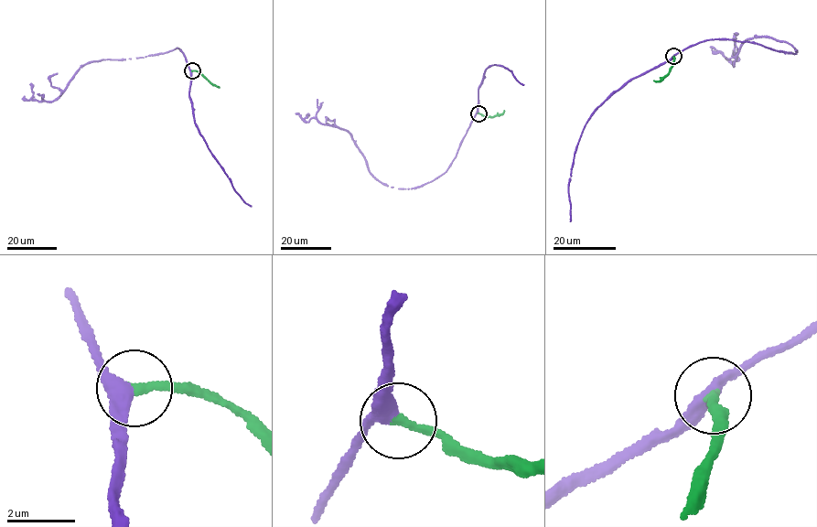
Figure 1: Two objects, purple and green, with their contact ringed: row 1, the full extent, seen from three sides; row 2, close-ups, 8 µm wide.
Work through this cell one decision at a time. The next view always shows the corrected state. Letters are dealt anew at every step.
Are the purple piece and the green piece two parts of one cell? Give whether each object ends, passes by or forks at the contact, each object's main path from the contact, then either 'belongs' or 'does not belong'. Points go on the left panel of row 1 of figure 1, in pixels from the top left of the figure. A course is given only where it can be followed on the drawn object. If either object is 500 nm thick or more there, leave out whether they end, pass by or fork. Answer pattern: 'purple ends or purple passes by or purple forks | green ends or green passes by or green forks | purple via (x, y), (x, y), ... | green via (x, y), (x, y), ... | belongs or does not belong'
purple passes by | green ends | purple via (192, 70), (177, 48), (136, 59), (87, 63), (80, 68), (65, 91), (51, 102), (32, 99), (30, 83) | green via (192, 70), (198, 71), (219, 87) | belongs

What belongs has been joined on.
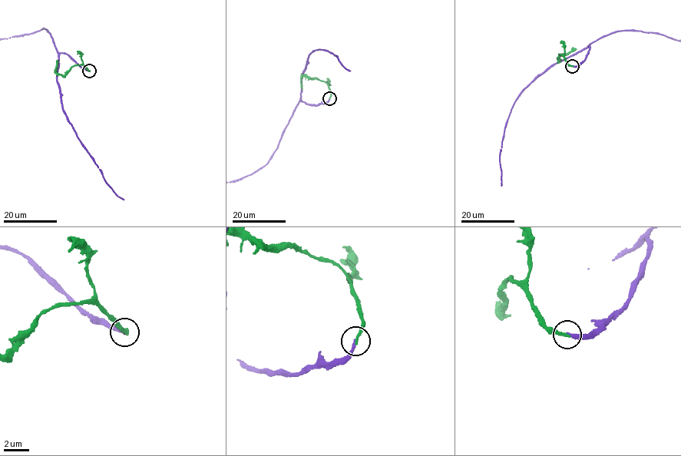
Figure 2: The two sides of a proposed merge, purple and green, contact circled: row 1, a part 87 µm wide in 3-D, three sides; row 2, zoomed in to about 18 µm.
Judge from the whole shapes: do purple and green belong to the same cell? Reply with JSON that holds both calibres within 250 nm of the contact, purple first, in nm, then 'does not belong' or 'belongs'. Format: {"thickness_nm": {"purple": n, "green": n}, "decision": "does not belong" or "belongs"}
{"thickness_nm": {"purple": 220, "green": 200}, "decision": "belongs"}

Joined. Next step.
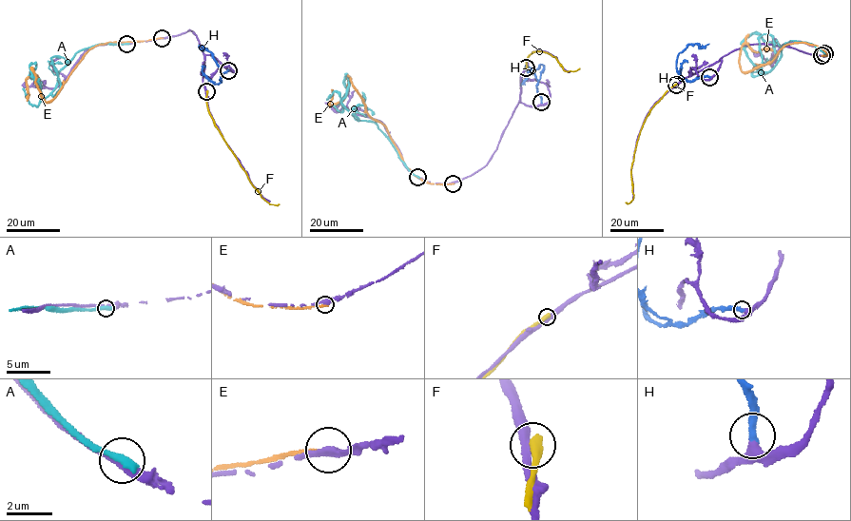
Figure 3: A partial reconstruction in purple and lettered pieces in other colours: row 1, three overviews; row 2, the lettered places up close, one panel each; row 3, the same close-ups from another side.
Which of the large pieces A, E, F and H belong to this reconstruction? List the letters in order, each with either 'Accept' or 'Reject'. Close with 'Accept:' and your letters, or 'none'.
A: Reject
E: Reject
F: Reject
H: Accept
Accept: H

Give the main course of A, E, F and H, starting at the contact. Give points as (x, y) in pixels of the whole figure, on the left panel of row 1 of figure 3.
A: (127, 44), (104, 43), (77, 51), (41, 101), (31, 65), (36, 67), (30, 76), (39, 80), (39, 87)
E: (162, 38), (93, 47), (49, 102), (41, 96), (35, 77), (38, 81), (37, 76), (28, 77), (27, 101)
F: (206, 91), (207, 109), (214, 125), (252, 185), (270, 204), (280, 204)
H: (228, 70), (222, 75), (221, 82), (219, 66), (211, 53), (199, 45)

